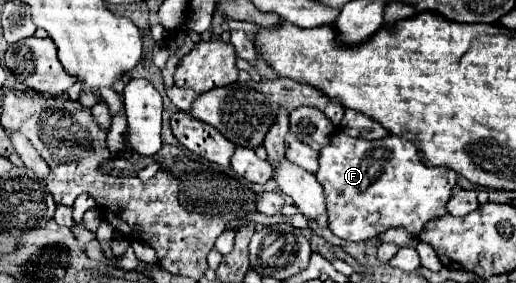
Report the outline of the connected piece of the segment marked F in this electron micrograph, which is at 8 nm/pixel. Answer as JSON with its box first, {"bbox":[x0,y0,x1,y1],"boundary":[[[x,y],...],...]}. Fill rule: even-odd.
{"bbox":[316,131,456,241],"boundary":[[[336,131],[328,145],[320,149],[320,167],[316,173],[318,183],[324,187],[326,195],[326,213],[328,213],[328,229],[346,241],[364,241],[382,235],[386,229],[404,227],[408,233],[418,237],[422,227],[446,215],[446,203],[450,199],[452,187],[456,185],[456,173],[448,167],[426,167],[420,161],[418,147],[398,135],[388,135],[376,141],[362,141],[358,137],[350,137],[344,131]]]}

